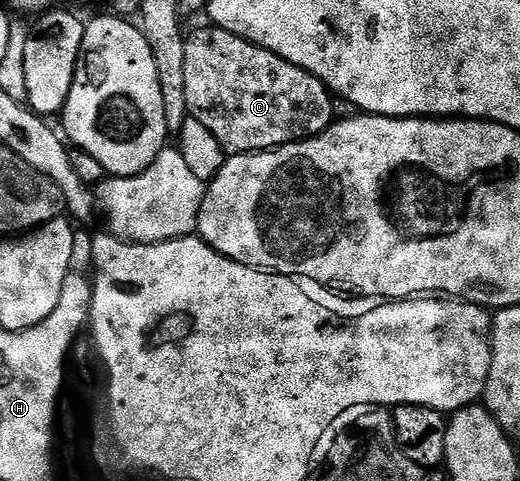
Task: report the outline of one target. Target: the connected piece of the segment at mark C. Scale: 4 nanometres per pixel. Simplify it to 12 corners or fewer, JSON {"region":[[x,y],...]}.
{"region":[[214,25],[186,38],[186,104],[225,155],[332,125],[314,75]]}

